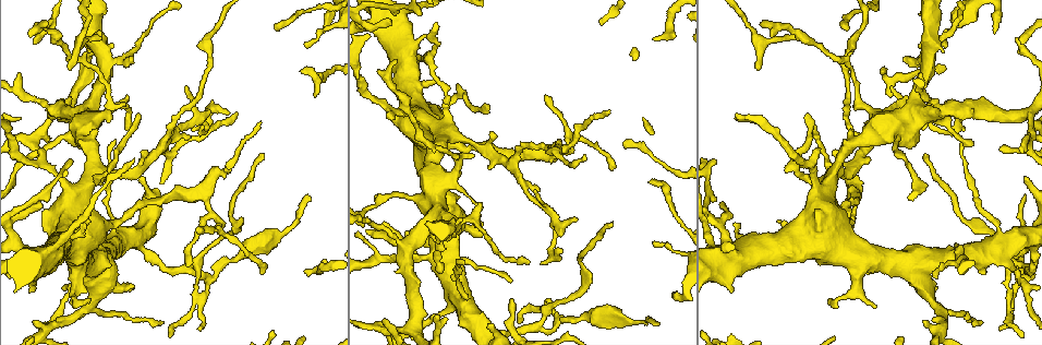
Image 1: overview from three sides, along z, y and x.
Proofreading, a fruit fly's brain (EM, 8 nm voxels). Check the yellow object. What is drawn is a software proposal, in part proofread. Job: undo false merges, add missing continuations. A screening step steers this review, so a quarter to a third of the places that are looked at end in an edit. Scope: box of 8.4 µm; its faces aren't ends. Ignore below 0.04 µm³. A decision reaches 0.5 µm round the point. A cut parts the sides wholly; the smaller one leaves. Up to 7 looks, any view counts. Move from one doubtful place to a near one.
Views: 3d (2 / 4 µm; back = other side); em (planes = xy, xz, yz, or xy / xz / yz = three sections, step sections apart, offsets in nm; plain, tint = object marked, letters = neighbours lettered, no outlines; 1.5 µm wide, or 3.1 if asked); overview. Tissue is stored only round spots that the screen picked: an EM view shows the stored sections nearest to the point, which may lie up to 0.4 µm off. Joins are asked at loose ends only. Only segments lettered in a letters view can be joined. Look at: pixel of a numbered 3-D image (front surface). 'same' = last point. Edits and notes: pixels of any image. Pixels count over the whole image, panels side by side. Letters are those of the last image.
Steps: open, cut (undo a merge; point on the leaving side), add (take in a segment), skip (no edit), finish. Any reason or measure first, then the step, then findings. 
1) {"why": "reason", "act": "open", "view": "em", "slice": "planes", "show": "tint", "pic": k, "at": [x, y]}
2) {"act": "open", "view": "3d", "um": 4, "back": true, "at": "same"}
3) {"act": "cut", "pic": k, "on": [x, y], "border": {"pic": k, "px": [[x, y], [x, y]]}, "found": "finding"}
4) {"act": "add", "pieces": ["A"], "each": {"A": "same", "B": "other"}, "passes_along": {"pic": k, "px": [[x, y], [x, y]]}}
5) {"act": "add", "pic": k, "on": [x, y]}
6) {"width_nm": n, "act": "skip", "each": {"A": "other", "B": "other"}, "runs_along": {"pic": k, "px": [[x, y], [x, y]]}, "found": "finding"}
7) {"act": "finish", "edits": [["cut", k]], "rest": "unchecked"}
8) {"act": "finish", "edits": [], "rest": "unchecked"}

{"why": "thick end", "act": "open", "view": "3d", "um": 4, "pic": 1, "at": [733, 290]}

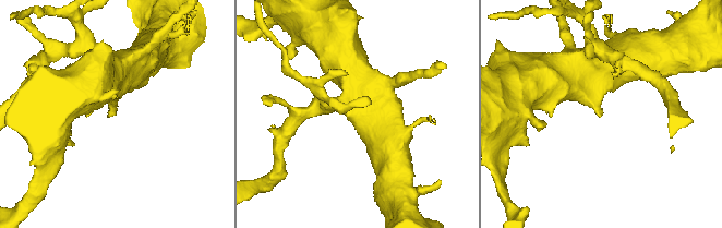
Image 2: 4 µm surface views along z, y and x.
{"act": "open", "view": "em", "slice": "yz", "step": 4, "show": "tint", "pic": 2, "at": [599, 116]}

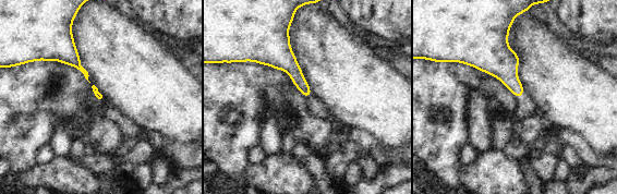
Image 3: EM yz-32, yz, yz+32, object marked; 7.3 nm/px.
{"act": "open", "view": "em", "slice": "planes", "show": "letters", "at": "same"}

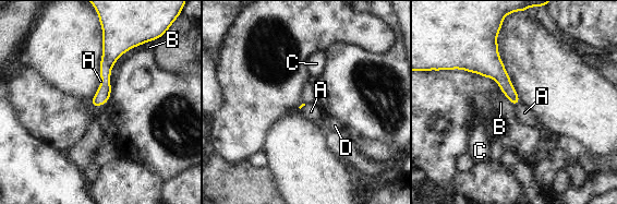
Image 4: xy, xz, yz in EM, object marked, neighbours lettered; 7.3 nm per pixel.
{"act": "add", "pieces": ["A"], "each": {"A": "same", "B": "other", "C": "other", "D": "other"}, "passes_along": {"pic": 4, "px": [[499, 74], [519, 102], [524, 112]]}, "found": "the neuron continues"}

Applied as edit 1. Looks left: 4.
{"why": "redraw", "act": "open", "view": "overview"}

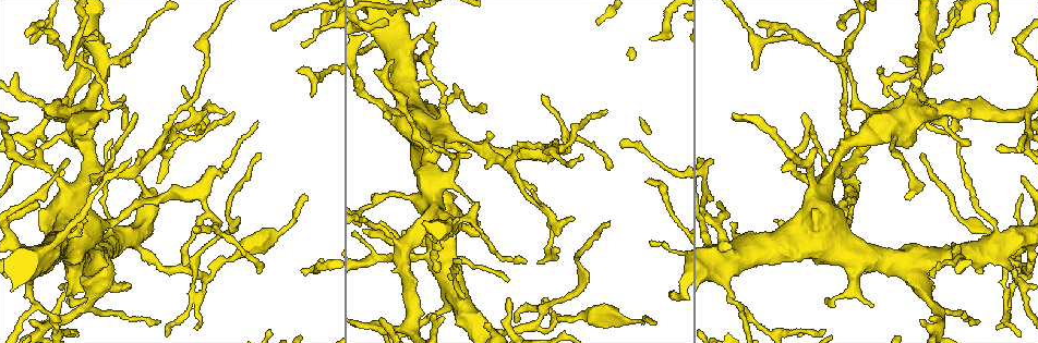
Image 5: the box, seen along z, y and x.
{"why": "free end", "act": "open", "view": "3d", "um": 2, "back": true, "pic": 5, "at": [183, 265]}

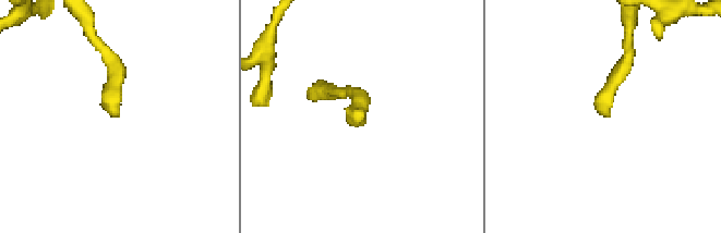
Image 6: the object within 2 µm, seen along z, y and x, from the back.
{"why": "now the EM", "act": "open", "view": "em", "slice": "planes", "show": "tint", "pic": 6, "at": [607, 113]}

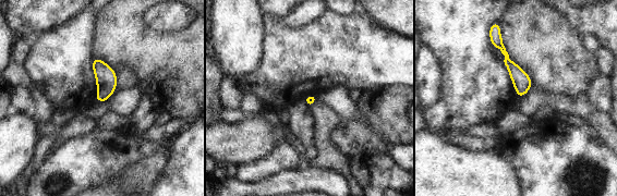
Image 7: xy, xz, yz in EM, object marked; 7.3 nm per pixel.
{"why": "see the neighbours", "act": "open", "view": "em", "slice": "planes", "show": "letters", "at": "same"}

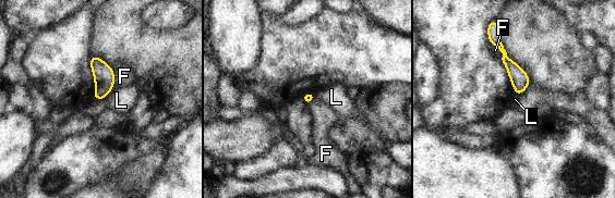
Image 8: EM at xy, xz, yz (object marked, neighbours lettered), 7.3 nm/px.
{"longest_contact_nm": ["F", 190], "act": "skip", "each": {"F": "other", "L": "other"}, "border": {"pic": 8, "px": [[490, 42], [502, 53], [504, 63]]}, "found": "no lettered segment goes on from it"}

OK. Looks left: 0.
{"act": "finish", "edits": [["add", 4]], "rest": "unchecked"}

